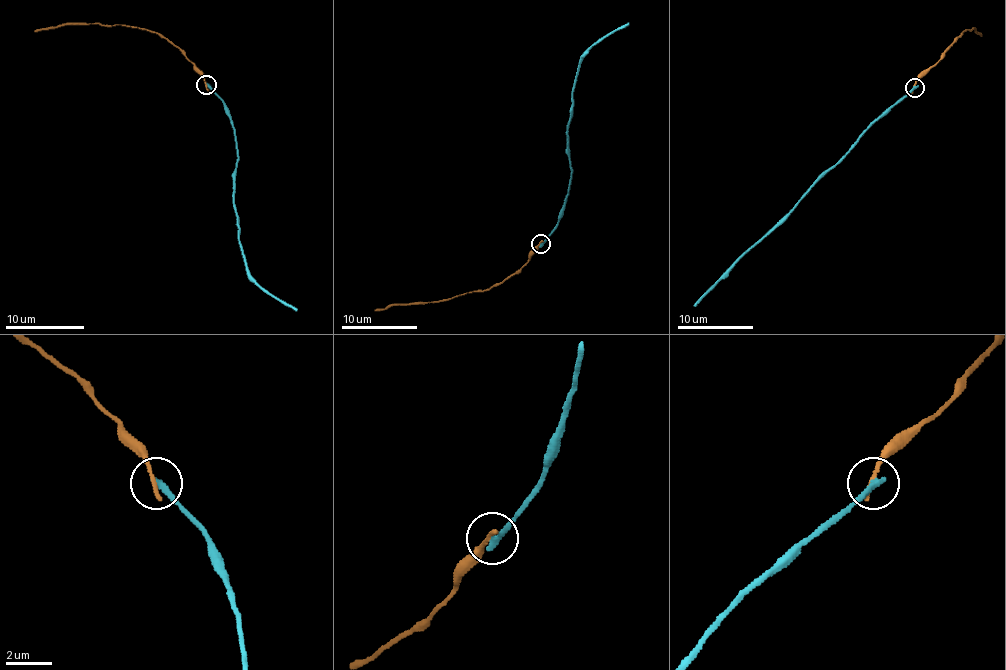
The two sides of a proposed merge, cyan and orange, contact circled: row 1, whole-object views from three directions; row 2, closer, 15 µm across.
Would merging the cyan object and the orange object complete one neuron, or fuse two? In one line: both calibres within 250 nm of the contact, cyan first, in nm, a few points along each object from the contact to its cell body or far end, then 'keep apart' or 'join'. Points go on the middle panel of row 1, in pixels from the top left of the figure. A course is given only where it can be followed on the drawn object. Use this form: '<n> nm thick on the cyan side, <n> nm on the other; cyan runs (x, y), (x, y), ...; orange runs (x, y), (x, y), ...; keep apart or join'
320 nm thick on the cyan side, 220 nm on the other; cyan runs (541, 243), (557, 224), (568, 195), (572, 170), (568, 121), (579, 58), (602, 37), (629, 22); orange runs (541, 243), (513, 275), (486, 290), (465, 292), (439, 301), (399, 303), (374, 309); keep apart

